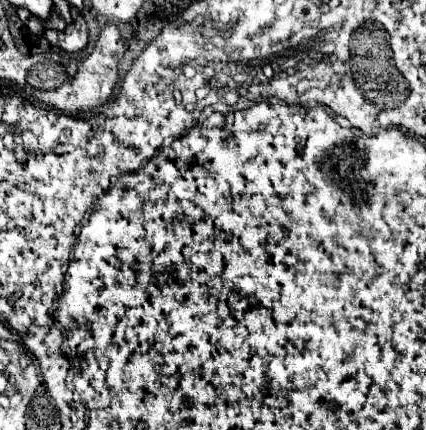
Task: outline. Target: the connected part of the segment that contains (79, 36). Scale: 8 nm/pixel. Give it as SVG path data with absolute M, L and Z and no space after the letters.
M72 8L72 24L66 26L64 32L58 30L46 30L46 38L50 44L66 50L66 52L80 52L86 48L88 44L88 28L86 22L82 18L80 12L76 12L76 8Z

